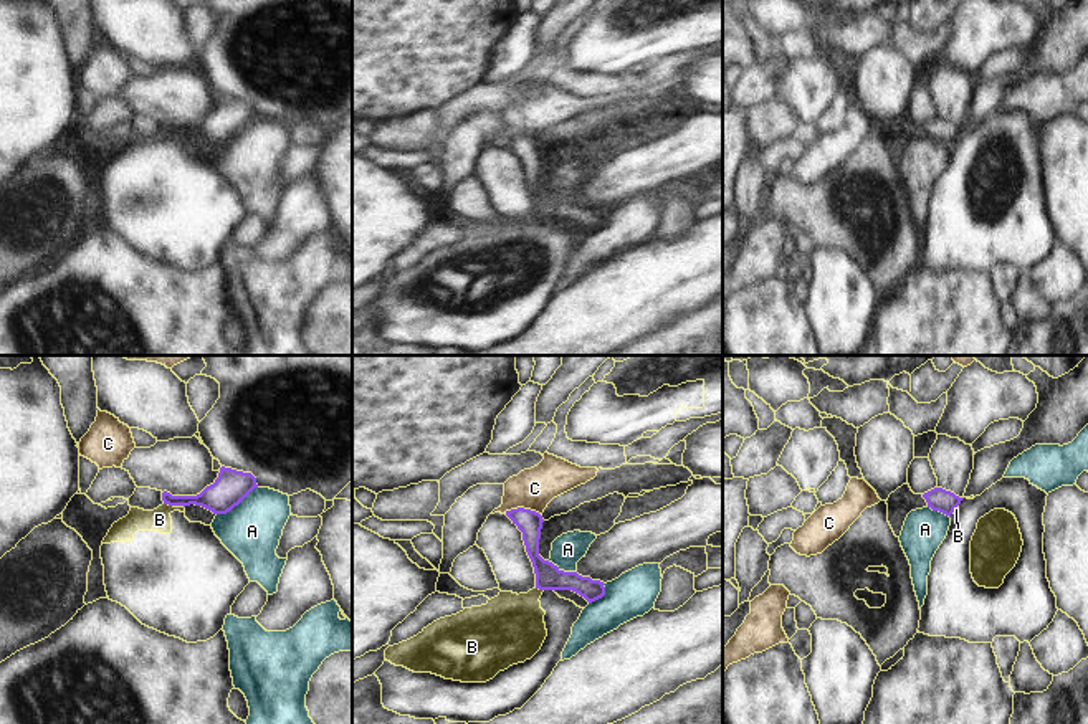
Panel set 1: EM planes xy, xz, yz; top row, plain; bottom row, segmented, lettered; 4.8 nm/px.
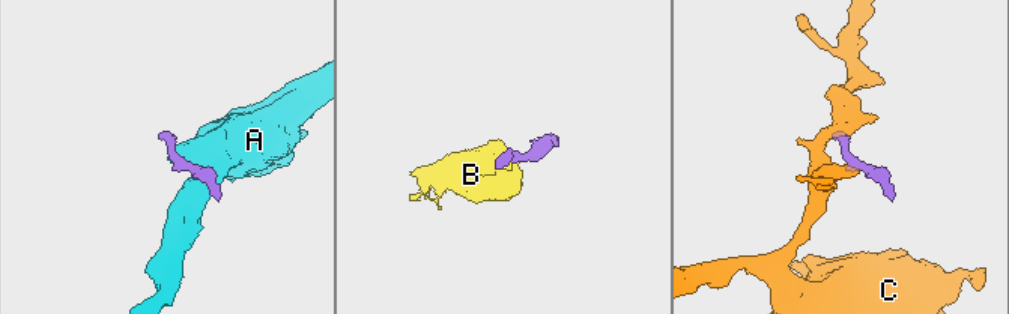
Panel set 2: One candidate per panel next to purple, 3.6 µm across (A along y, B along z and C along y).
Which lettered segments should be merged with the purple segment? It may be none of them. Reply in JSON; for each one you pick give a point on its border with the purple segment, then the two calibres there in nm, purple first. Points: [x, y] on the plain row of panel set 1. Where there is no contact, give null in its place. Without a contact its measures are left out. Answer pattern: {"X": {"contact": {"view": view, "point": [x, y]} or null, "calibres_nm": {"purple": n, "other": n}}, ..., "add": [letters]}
{"add": []}

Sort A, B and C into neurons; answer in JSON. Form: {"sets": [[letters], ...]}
{"sets": [["A"], ["B"], ["C"]]}

